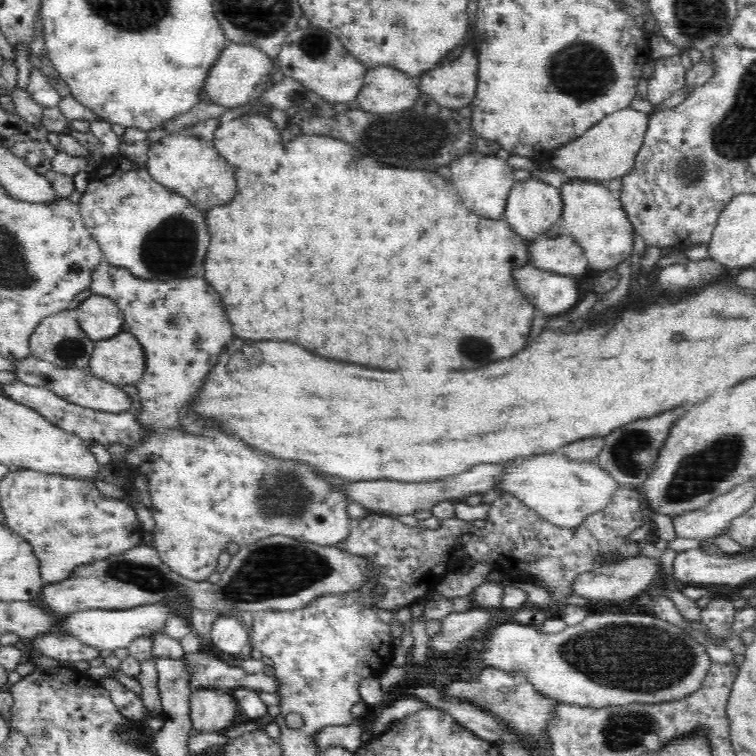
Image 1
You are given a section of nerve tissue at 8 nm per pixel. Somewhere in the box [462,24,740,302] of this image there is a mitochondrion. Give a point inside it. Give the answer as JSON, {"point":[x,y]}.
{"point":[582,71]}

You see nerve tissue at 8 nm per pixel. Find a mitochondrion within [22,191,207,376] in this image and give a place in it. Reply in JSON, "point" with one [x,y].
{"point":[170,248]}

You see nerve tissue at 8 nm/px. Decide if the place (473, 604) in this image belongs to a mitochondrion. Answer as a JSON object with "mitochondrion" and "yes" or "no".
{"mitochondrion":"no"}

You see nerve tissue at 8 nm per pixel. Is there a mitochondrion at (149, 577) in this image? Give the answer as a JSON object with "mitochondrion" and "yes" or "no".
{"mitochondrion":"yes"}

